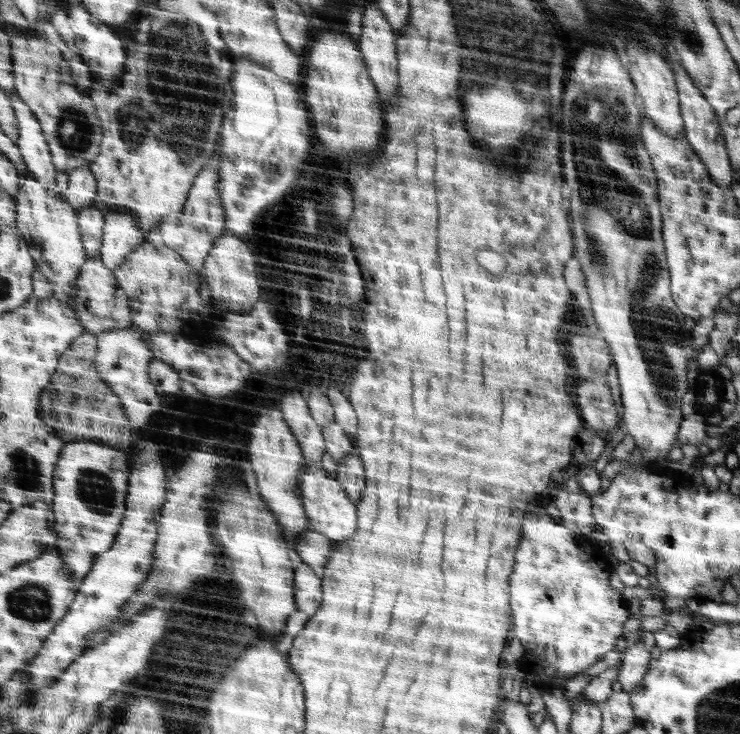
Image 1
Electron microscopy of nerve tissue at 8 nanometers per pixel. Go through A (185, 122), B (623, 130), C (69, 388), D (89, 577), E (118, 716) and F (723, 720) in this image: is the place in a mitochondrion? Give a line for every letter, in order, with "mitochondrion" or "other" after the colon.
A: mitochondrion
B: mitochondrion
C: other
D: other
E: other
F: mitochondrion

